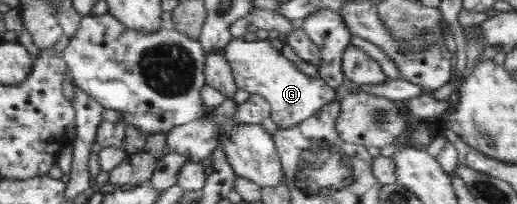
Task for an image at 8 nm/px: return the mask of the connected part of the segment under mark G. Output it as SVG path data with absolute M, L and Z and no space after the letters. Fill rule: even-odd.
M233 37L232 41L227 43L224 55L232 67L240 90L250 95L260 95L271 104L271 119L278 129L304 122L306 117L311 118L322 106L333 101L334 92L327 84L322 83L322 79L300 73L285 55L282 55L282 50L276 49L270 40L245 41Z

